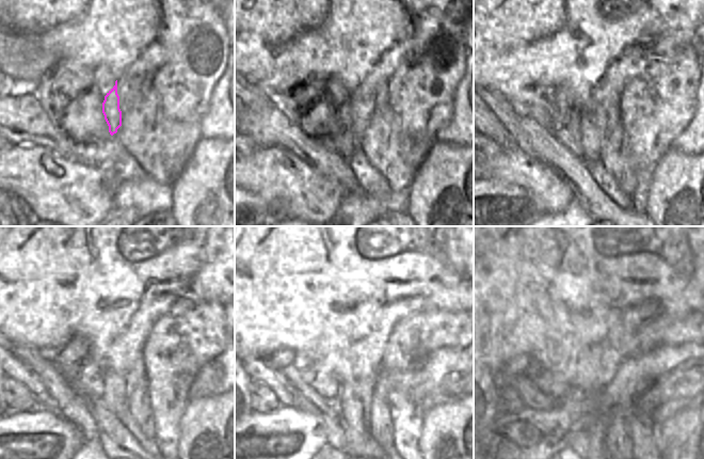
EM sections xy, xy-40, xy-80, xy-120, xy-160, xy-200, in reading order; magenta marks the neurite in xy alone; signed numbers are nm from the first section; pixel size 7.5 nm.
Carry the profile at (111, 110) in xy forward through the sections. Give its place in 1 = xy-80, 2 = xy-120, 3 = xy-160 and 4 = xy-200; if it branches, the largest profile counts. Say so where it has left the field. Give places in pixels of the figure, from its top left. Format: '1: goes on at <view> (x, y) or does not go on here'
1: goes on at xy-80 (570, 136)
2: goes on at xy-120 (90, 381)
3: goes on at xy-160 (326, 383)
4: goes on at xy-200 (553, 385)

